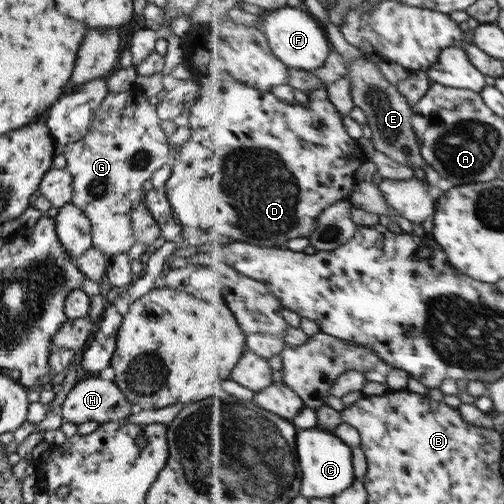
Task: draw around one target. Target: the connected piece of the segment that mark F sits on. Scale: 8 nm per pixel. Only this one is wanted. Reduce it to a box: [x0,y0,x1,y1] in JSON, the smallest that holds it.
[262,7,330,71]

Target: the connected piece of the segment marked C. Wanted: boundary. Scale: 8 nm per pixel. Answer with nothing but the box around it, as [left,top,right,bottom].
[299,427,357,498]

